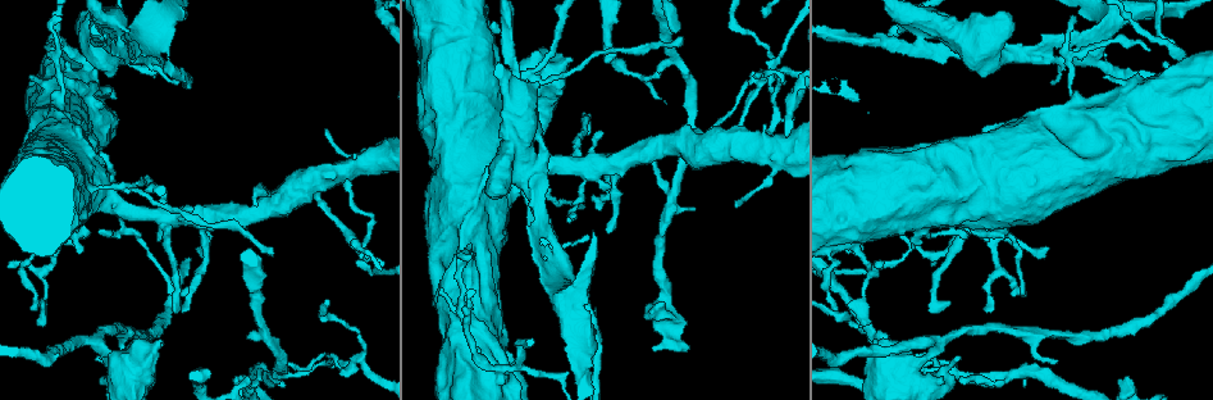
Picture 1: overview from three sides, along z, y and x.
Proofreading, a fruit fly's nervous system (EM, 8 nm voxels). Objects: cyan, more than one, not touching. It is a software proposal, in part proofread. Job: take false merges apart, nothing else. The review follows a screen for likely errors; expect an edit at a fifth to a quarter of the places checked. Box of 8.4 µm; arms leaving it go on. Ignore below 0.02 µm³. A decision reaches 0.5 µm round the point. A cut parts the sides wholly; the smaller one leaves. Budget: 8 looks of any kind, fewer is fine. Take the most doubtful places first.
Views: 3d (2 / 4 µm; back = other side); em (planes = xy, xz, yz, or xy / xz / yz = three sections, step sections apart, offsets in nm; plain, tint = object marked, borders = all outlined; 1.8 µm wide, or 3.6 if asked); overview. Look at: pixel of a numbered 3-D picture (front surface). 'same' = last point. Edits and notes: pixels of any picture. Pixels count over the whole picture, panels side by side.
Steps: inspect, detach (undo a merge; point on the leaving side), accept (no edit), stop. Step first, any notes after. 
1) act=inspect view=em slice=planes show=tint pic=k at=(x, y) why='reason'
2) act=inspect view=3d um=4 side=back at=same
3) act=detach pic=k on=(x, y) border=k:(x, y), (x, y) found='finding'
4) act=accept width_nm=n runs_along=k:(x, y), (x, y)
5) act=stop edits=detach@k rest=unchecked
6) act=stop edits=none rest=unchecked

act=inspect view=3d um=2 pic=1 at=(1085, 58) why='branch point'

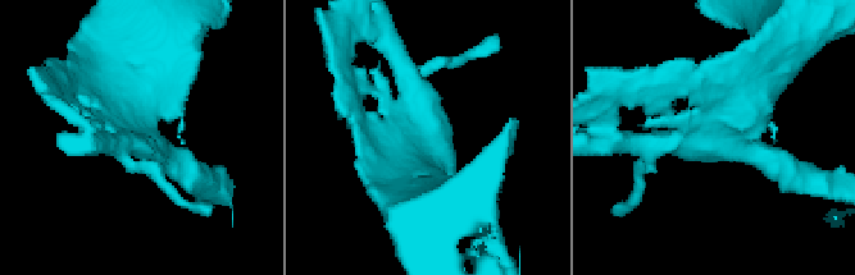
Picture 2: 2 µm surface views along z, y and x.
act=inspect view=em slice=xy step=8 show=tint pic=2 at=(714, 141)

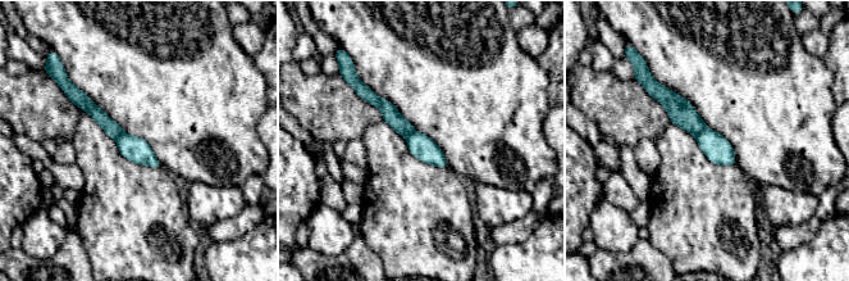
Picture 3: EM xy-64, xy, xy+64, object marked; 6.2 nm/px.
act=detach pic=3 on=(681, 113) found='a second cell is stuck on'

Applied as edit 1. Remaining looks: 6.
act=inspect view=overview why='see it whole again'

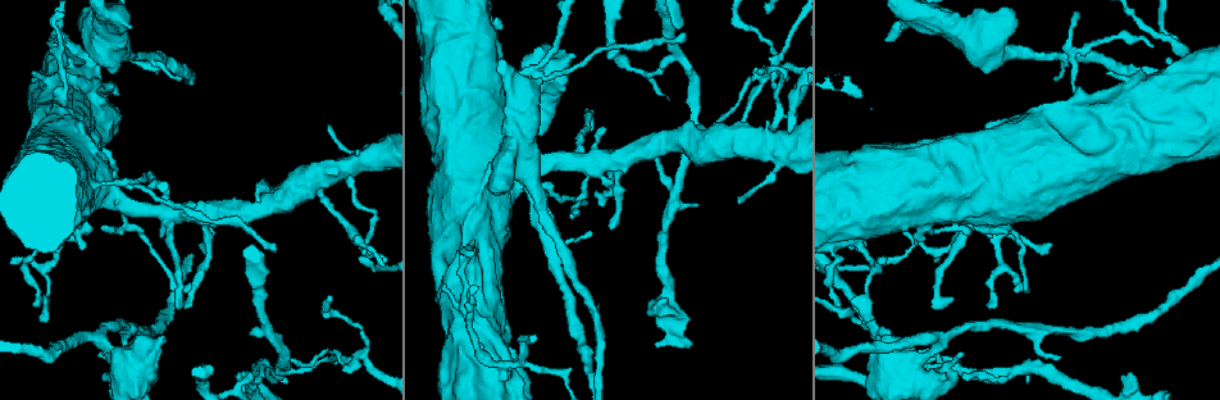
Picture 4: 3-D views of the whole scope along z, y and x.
act=inspect view=3d um=4 pic=4 at=(730, 147) why='side arm on a straight run'

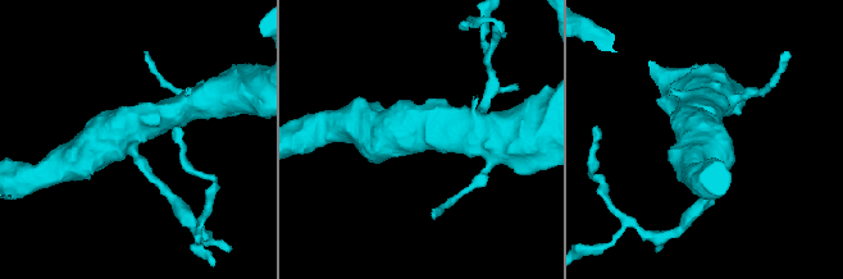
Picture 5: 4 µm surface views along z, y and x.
act=inspect view=em um=3.6 slice=planes show=tint pic=5 at=(131, 151) why='need the tissue'

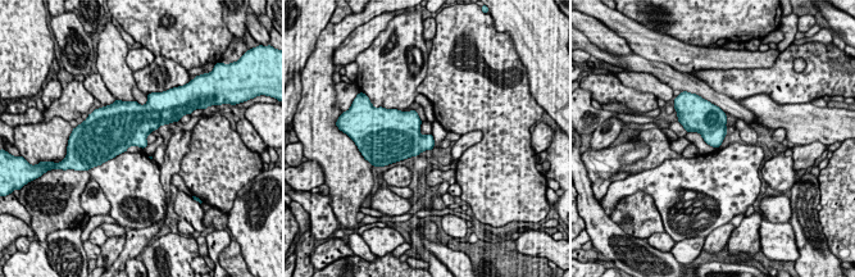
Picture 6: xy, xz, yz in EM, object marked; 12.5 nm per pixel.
act=accept found='all the same cell'

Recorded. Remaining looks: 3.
act=inspect view=em um=3.6 slice=planes show=tint pic=4 at=(1114, 92) why='sudden change in width'

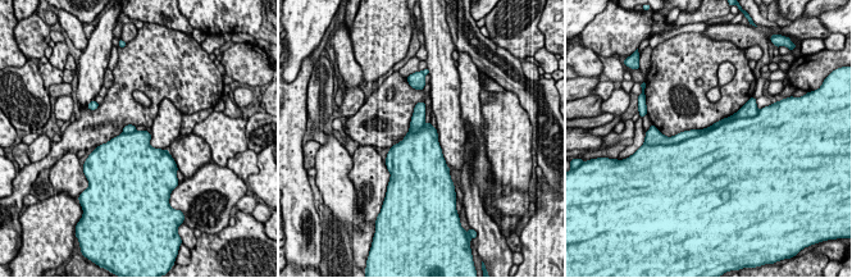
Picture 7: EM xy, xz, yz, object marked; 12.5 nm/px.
act=detach pic=7 on=(691, 133) part_leaving=7:(739, 113), (673, 141) found='two cells meet here'

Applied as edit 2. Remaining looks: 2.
act=stop edits=detach@3,detach@7 rest=unchecked

